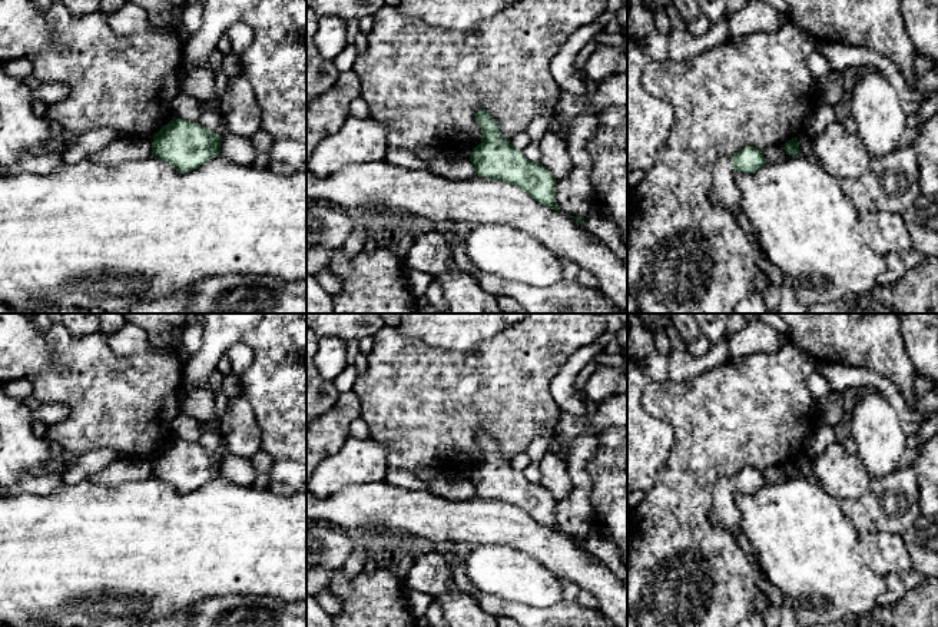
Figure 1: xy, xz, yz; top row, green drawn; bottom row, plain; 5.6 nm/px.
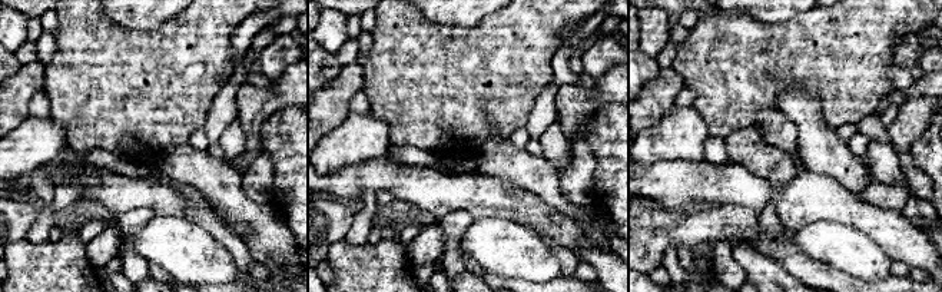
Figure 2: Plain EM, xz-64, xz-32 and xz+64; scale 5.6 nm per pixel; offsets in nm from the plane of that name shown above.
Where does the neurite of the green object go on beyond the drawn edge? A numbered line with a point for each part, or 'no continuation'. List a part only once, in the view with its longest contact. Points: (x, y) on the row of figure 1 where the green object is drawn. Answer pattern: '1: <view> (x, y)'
1: yz (725, 193)

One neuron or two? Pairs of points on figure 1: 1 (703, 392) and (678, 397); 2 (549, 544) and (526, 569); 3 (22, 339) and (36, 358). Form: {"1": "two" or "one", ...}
{"1": "one", "2": "two", "3": "one"}

